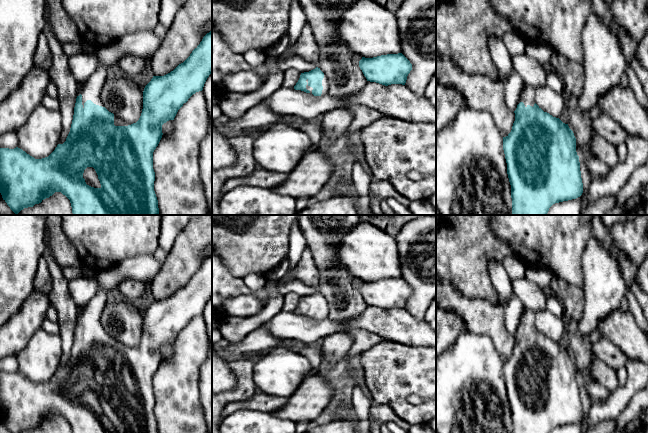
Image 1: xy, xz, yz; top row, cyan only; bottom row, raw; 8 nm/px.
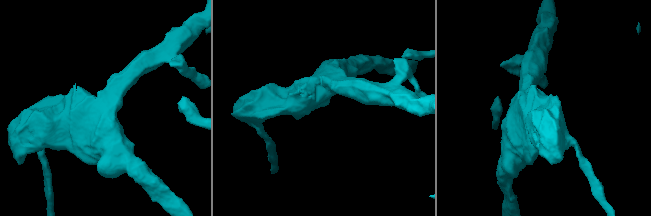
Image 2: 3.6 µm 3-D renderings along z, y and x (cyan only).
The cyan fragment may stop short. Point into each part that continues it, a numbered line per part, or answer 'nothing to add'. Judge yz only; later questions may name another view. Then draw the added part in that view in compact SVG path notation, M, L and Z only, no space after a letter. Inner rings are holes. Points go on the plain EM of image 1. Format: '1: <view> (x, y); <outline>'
1: yz (527, 320); M524 308L518 328L520 326L523 326L525 331L527 331L528 329L533 331L535 328L535 312L530 309Z

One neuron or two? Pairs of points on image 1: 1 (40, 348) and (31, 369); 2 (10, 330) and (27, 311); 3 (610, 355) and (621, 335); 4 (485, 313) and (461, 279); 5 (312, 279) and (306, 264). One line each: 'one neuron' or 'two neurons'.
1: one neuron
2: one neuron
3: two neurons
4: two neurons
5: one neuron

